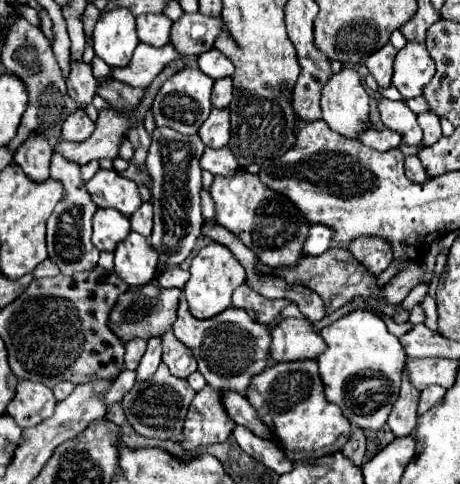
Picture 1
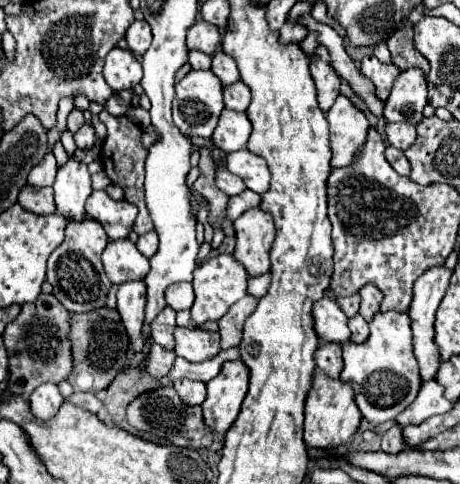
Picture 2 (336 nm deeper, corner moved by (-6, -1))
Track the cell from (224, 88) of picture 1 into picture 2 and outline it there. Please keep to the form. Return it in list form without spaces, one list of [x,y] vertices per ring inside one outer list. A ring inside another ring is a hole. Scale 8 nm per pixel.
[[[236,82],[224,88],[224,104],[228,110],[244,112],[250,104],[250,88],[244,82]]]

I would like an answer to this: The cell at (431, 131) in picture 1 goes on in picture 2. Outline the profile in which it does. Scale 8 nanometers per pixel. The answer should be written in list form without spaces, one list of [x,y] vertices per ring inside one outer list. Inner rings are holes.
[[[404,122],[404,124],[386,124],[384,132],[386,132],[388,144],[396,146],[400,150],[406,150],[406,146],[410,146],[410,142],[414,142],[414,138],[416,138],[416,128],[410,126],[408,122]]]

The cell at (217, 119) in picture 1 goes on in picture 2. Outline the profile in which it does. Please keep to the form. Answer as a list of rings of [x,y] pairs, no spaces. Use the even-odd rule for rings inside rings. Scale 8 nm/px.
[[[224,110],[218,120],[212,140],[220,150],[230,154],[230,152],[246,148],[246,142],[250,138],[250,130],[252,130],[252,124],[244,112]]]

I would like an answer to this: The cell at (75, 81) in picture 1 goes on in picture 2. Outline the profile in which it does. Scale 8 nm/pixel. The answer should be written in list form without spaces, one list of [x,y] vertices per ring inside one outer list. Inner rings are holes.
[[[84,124],[76,134],[74,134],[74,142],[78,150],[90,150],[94,146],[94,128],[90,124]]]

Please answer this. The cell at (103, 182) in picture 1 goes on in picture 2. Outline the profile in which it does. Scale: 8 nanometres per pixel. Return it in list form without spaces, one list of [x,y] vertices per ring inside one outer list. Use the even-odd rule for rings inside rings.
[[[94,190],[86,202],[86,214],[102,224],[110,240],[128,238],[138,208],[126,200],[112,200],[104,190]]]

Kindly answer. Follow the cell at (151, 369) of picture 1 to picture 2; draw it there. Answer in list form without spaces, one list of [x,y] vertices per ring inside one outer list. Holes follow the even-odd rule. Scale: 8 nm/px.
[[[166,306],[154,320],[152,320],[152,340],[156,342],[156,344],[160,344],[160,346],[164,346],[164,348],[168,348],[168,350],[174,350],[174,336],[172,336],[172,332],[174,332],[174,328],[176,328],[176,312],[170,308],[170,306]]]

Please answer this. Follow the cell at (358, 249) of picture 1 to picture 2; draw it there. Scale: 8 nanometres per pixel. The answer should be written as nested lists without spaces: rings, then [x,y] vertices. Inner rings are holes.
[[[364,286],[360,290],[362,302],[360,302],[360,316],[366,318],[366,322],[370,322],[374,318],[374,314],[380,310],[380,302],[382,302],[382,292],[376,286]]]

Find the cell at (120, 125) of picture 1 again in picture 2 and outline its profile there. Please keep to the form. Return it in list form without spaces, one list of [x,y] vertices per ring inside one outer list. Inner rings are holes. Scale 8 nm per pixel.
[[[48,152],[28,174],[28,186],[34,188],[44,188],[52,186],[56,178],[56,158],[52,152]]]

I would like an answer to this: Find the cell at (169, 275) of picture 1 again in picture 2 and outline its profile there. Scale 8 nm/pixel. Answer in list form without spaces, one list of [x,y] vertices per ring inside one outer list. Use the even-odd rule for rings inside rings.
[[[190,282],[172,284],[172,286],[166,290],[166,302],[168,302],[168,306],[174,308],[176,312],[180,312],[180,310],[190,310],[192,304],[194,304],[192,284],[190,284]]]

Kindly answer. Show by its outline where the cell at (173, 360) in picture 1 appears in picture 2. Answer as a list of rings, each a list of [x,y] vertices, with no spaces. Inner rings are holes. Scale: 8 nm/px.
[[[176,380],[174,390],[178,392],[180,400],[186,406],[198,406],[206,398],[206,384],[204,382],[190,382],[190,380]]]

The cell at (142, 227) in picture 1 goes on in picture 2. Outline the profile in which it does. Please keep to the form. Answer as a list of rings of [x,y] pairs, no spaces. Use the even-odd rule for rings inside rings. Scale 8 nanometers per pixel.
[[[148,232],[144,236],[138,238],[136,242],[136,248],[146,256],[146,258],[152,258],[158,250],[158,234],[156,232]]]

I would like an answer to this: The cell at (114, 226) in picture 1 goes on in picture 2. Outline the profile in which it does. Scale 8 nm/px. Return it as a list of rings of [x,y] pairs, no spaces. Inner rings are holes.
[[[126,238],[110,242],[102,252],[104,272],[112,284],[124,284],[132,280],[144,280],[150,272],[150,262],[138,252],[138,248]]]

